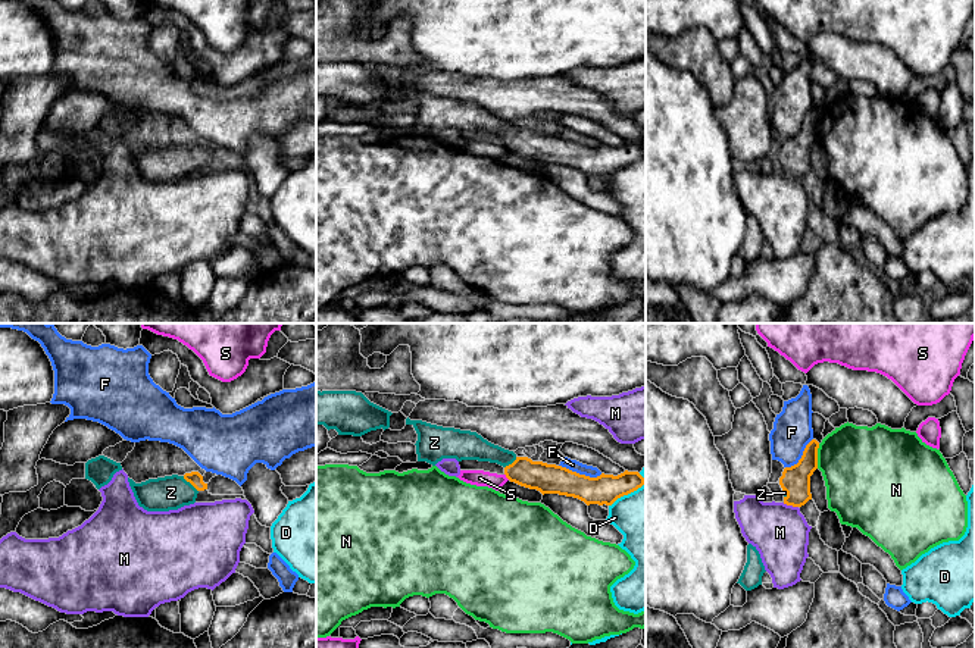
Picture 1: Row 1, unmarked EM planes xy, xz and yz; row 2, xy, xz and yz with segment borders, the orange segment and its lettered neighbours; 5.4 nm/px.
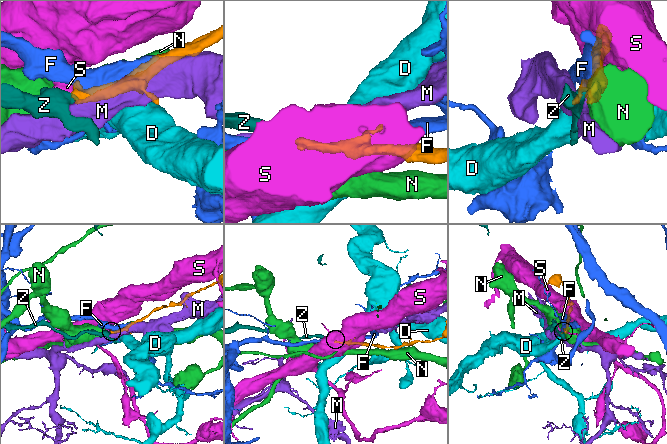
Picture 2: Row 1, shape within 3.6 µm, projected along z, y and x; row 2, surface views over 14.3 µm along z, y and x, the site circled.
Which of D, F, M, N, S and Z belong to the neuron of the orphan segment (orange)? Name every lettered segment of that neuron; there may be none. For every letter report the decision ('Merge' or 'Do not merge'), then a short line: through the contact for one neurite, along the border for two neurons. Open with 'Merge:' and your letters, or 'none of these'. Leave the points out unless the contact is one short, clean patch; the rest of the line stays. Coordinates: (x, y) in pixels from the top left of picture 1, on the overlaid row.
Merge: Z
D: Do not merge
F: Do not merge
M: Do not merge. Line: yz (783, 503), (797, 507)
N: Do not merge. Line: yz (819, 444), (816, 468)
S: Do not merge. Line: xz (505, 473), (509, 479)
Z: Merge. Line: xy (194, 478), (190, 482), (181, 491), (171, 492)

